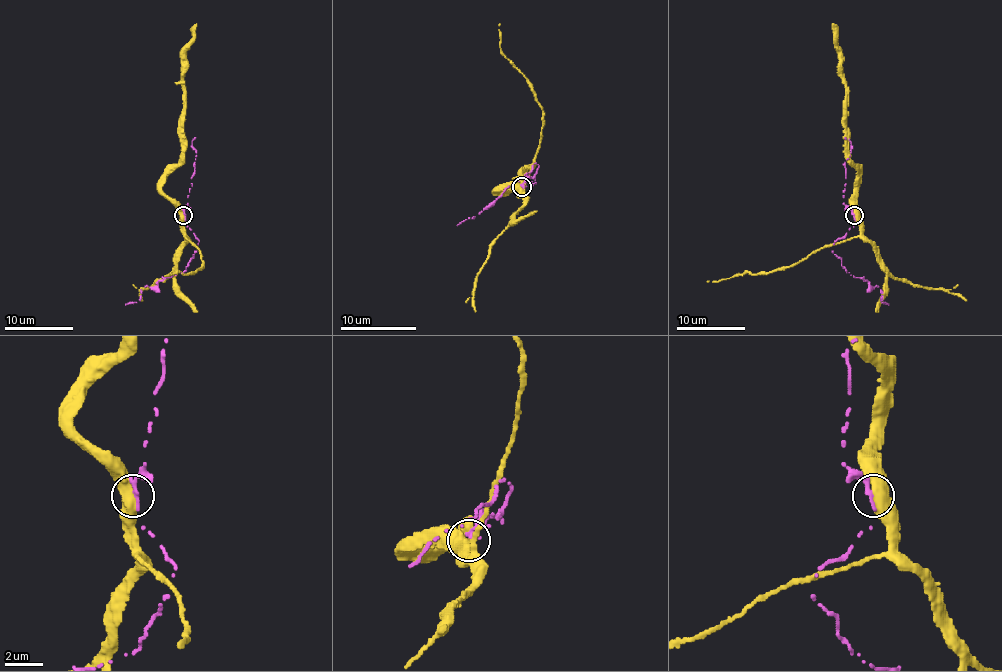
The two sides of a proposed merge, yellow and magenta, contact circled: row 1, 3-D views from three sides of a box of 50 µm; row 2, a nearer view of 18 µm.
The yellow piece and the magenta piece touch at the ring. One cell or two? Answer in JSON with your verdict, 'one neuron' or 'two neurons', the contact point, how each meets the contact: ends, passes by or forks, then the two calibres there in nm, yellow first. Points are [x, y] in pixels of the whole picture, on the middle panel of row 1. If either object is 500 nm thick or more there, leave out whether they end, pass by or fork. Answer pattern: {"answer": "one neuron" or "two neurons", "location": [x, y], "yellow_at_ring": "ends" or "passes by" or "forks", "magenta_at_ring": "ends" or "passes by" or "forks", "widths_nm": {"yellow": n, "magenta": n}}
{"answer": "two neurons", "location": [521, 187], "yellow_at_ring": "passes by", "magenta_at_ring": "ends", "widths_nm": {"yellow": 440, "magenta": 300}}

